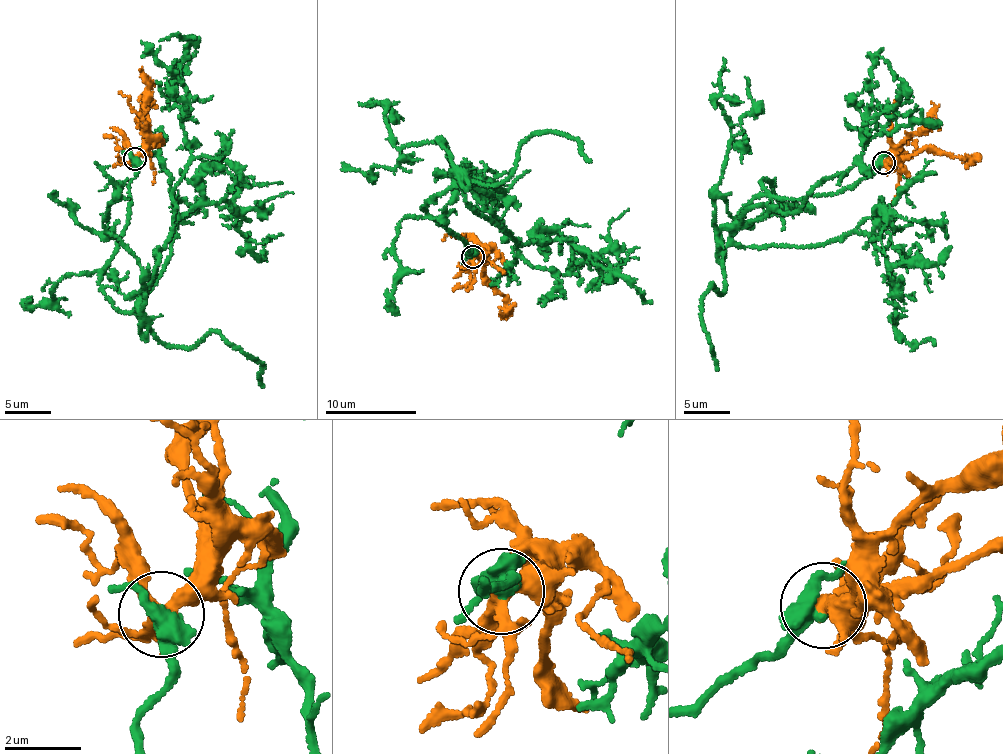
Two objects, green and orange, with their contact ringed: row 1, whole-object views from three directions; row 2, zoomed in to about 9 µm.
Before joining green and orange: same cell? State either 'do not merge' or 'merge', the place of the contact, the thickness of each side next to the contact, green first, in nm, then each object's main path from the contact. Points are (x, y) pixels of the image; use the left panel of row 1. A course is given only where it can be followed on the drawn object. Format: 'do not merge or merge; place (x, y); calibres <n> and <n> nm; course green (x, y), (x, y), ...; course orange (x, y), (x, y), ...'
merge; place (134, 158); calibres 320 and 280 nm; course green (134, 158), (105, 272), (137, 294), (139, 316), (195, 207), (227, 203), (255, 255), (271, 240); course orange (134, 158), (144, 143), (137, 117), (148, 102), (139, 114)

